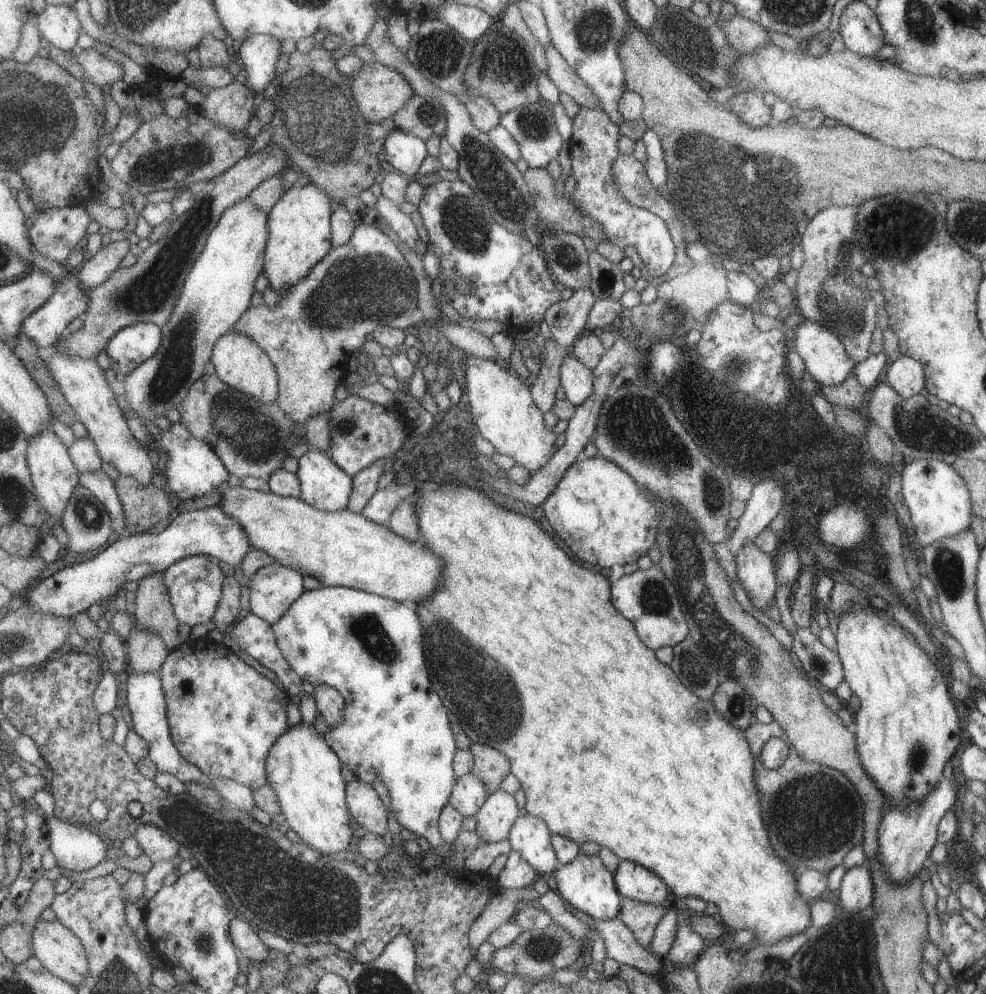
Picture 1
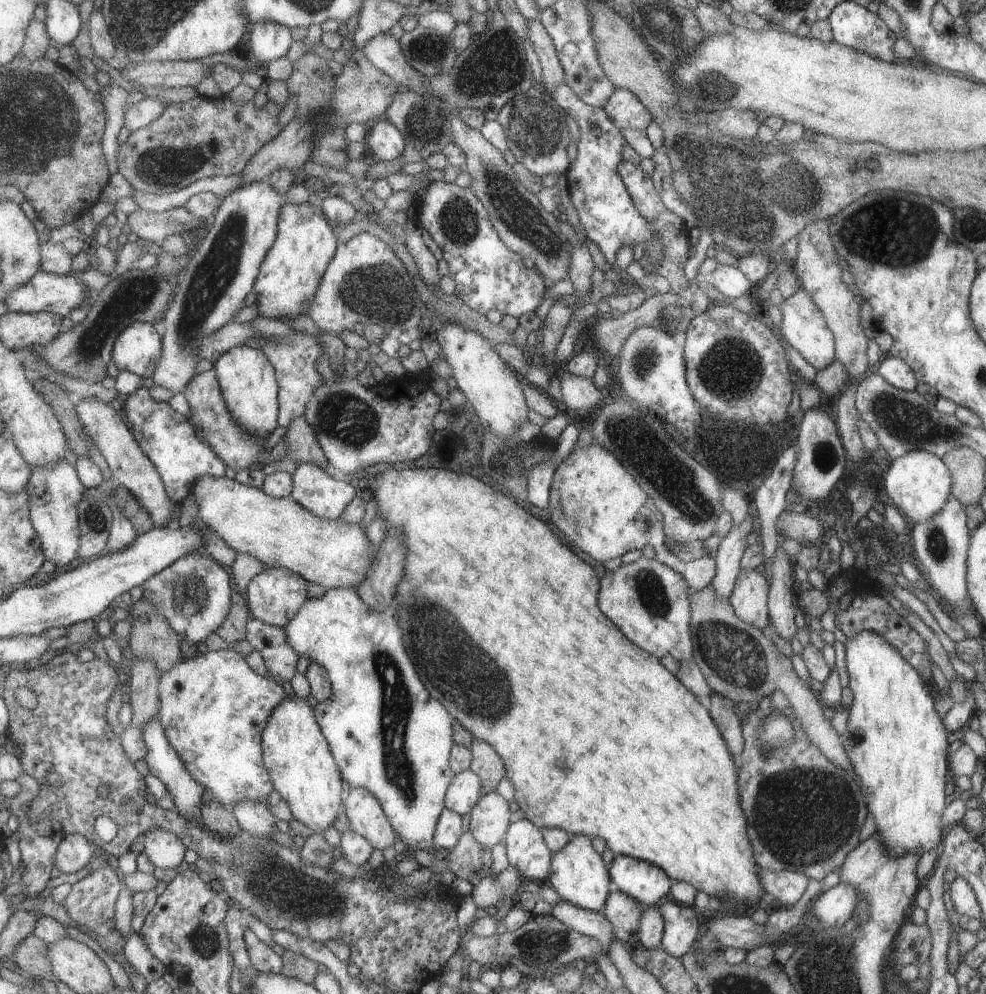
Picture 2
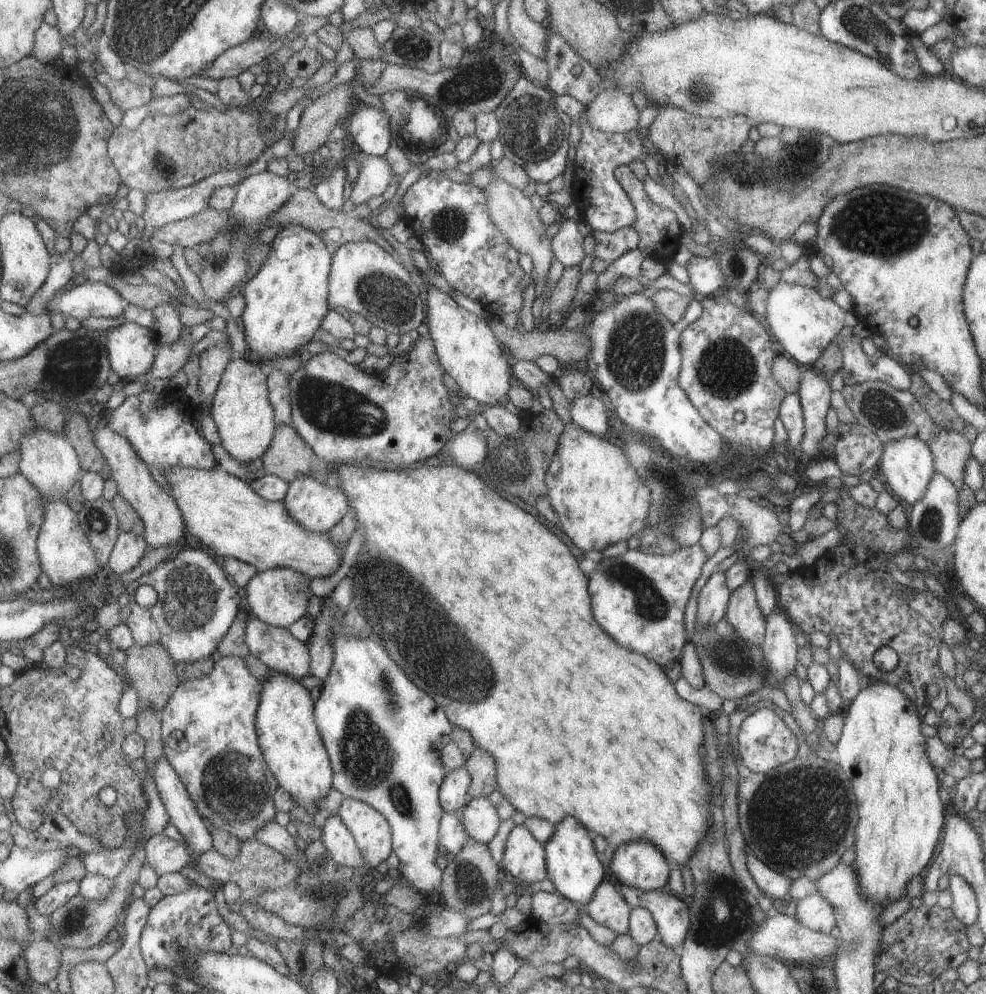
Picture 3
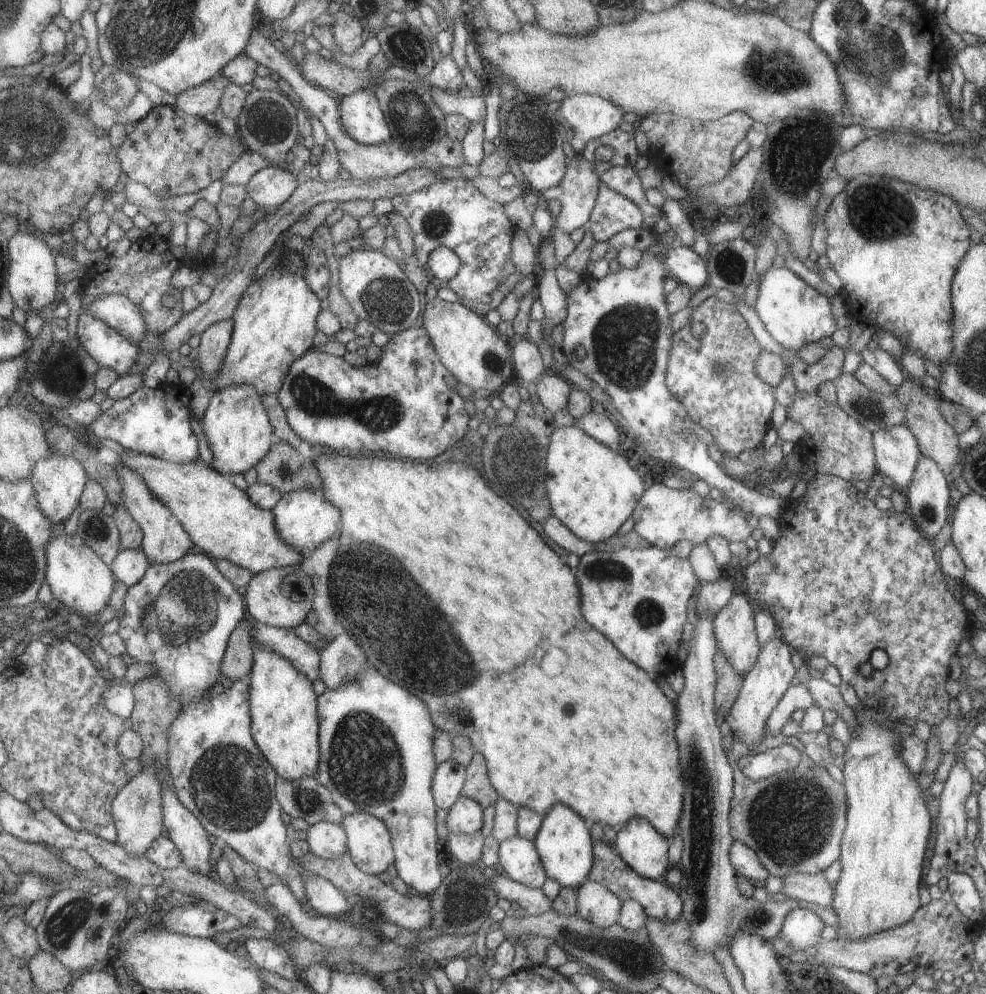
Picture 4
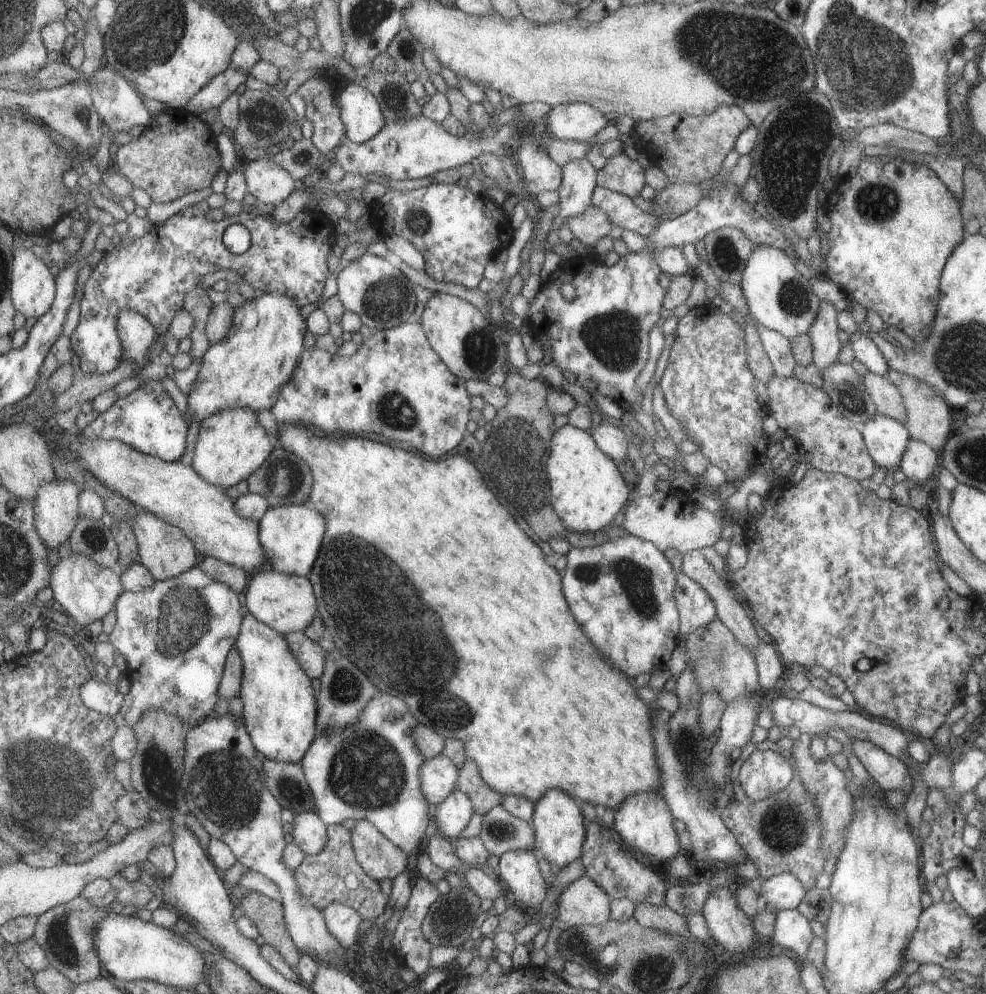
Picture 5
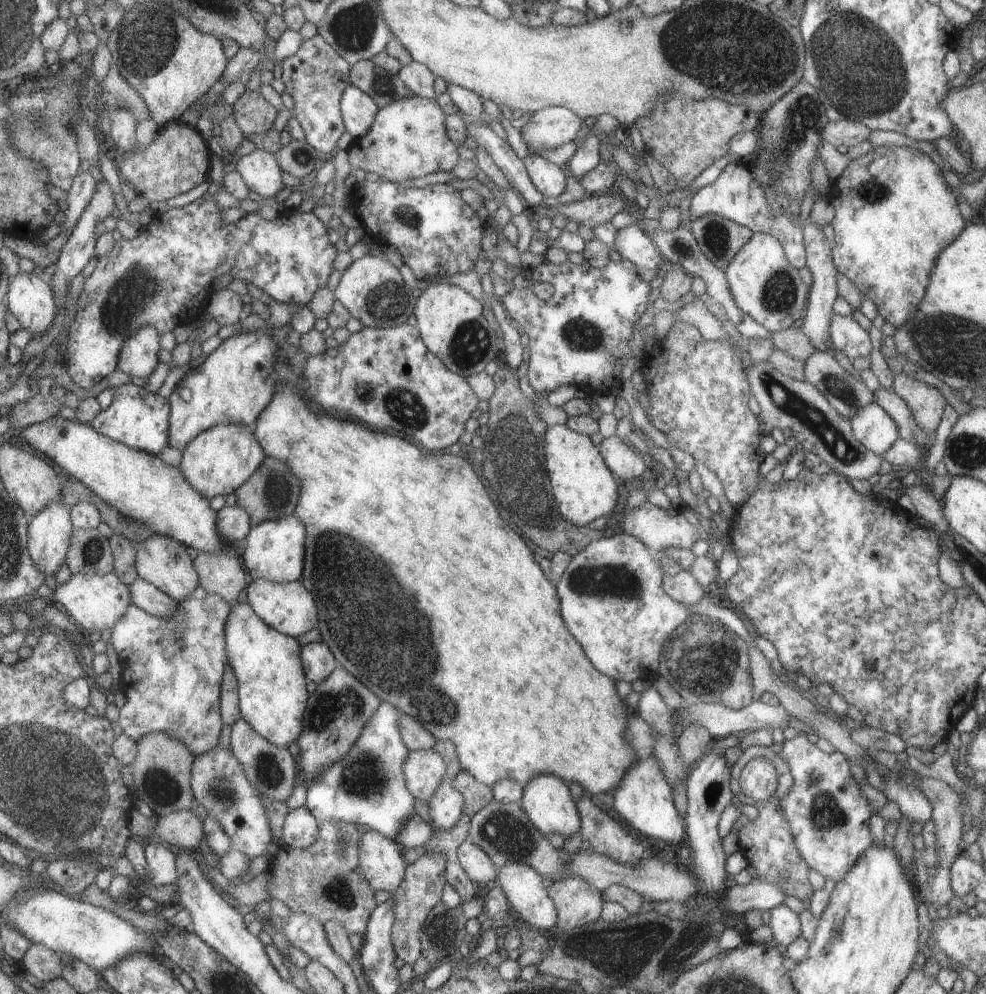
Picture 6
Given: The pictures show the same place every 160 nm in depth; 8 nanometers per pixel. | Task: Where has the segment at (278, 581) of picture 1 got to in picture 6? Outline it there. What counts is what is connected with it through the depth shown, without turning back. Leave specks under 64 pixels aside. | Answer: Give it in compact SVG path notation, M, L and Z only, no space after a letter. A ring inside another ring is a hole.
M265 579L252 580L245 590L245 594L253 612L267 626L281 634L297 639L300 634L309 632L311 628L317 626L315 602L299 580L288 583L276 583Z

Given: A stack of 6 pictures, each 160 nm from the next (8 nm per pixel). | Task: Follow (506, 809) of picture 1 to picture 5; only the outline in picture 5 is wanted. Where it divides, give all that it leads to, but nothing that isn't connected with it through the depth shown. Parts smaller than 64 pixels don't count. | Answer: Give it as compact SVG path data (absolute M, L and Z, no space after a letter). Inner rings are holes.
M453 789L436 804L432 826L452 841L458 838L473 813L469 797L460 790Z

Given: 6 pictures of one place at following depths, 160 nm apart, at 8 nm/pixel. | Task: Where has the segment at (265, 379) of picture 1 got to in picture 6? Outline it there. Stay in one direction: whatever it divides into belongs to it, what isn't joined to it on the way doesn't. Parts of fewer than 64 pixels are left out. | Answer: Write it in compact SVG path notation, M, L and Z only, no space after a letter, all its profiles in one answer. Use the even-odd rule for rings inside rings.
M217 425L197 434L182 450L177 470L202 497L207 500L220 494L227 496L245 482L264 459L252 428L245 425Z

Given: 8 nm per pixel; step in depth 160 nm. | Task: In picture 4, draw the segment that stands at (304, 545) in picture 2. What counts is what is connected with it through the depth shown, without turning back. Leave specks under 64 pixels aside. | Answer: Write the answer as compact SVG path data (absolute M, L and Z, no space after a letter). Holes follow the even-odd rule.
M127 449L118 455L118 460L123 466L130 468L137 476L141 477L145 486L148 486L149 492L159 502L162 502L179 521L183 530L189 535L191 542L213 560L228 560L237 566L250 570L253 575L270 568L296 566L298 562L301 562L304 554L298 553L292 547L281 542L277 536L271 511L261 510L249 502L244 491L237 489L231 483L229 476L218 473L203 462L174 463Z

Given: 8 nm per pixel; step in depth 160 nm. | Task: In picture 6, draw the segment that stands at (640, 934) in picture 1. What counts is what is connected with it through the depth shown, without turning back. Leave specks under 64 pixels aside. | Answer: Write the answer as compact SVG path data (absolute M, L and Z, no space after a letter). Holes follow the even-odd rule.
M569 877L546 884L556 910L555 933L597 920L602 909L601 891L583 879Z

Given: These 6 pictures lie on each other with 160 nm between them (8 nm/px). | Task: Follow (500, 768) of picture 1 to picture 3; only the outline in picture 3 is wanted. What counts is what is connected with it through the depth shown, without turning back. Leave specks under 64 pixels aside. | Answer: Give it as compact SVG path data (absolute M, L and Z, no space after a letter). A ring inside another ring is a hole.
M474 747L463 767L470 776L467 792L471 799L488 797L496 789L496 766L488 752Z

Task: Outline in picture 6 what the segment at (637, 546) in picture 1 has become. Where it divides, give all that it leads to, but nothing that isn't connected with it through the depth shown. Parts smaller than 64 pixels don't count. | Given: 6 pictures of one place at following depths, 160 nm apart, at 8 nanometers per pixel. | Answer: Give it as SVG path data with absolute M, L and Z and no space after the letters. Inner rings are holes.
M565 424L551 425L544 432L543 450L545 471L561 516L578 527L587 526L599 516L607 518L617 498L617 480L589 437L573 432Z

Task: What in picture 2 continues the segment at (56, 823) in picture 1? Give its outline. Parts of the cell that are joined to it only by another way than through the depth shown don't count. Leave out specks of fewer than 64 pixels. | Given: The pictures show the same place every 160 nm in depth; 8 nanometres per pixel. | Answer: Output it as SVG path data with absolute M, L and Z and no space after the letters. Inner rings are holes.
M66 833L57 845L51 866L55 866L61 873L69 874L86 866L90 856L97 853L95 846L88 843L83 836Z

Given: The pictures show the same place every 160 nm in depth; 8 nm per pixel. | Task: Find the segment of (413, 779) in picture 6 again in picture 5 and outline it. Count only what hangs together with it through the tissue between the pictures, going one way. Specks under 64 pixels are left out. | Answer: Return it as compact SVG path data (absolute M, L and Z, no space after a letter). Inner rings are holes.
M439 753L421 763L418 770L421 794L429 804L437 804L452 791L457 776L455 765Z

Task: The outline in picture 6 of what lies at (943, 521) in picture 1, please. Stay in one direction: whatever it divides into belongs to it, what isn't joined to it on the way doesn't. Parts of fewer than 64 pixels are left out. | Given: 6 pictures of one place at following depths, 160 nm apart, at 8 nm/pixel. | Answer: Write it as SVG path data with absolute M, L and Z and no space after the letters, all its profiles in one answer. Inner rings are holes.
M875 402L855 410L848 418L853 436L867 450L877 453L881 458L886 448L897 438L898 430L893 419Z

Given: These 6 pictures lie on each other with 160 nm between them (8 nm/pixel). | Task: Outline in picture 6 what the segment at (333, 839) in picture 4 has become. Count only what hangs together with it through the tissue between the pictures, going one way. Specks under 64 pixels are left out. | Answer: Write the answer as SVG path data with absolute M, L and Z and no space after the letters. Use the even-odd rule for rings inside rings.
M307 808L289 809L282 826L281 842L294 849L305 848L317 838L317 825Z

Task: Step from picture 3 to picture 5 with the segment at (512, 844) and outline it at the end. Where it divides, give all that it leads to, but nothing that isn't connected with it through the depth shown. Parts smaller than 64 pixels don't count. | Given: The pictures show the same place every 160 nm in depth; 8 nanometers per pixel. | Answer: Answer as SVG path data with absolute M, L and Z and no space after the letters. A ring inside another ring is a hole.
M512 850L498 858L498 878L511 890L519 906L539 910L547 889L534 853Z

